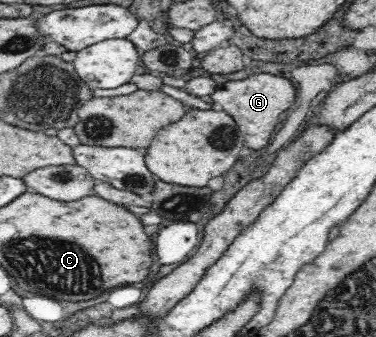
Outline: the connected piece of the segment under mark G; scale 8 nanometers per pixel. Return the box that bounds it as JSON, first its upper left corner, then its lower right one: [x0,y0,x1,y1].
[211,73,296,150]

